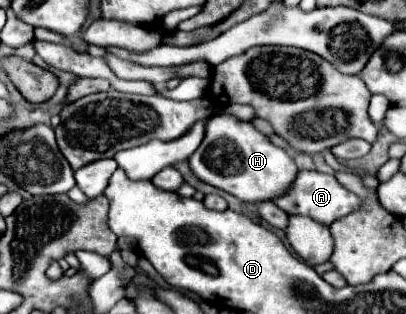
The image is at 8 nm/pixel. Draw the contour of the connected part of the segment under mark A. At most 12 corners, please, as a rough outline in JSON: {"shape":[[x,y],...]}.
{"shape":[[299,171],[275,201],[287,215],[331,225],[359,207],[333,175]]}

